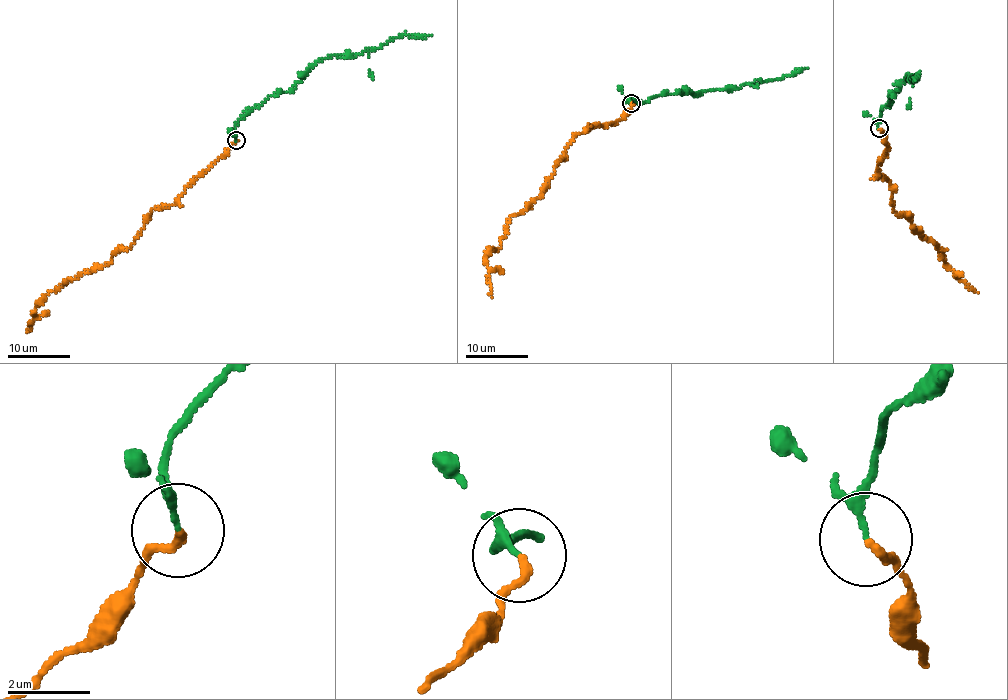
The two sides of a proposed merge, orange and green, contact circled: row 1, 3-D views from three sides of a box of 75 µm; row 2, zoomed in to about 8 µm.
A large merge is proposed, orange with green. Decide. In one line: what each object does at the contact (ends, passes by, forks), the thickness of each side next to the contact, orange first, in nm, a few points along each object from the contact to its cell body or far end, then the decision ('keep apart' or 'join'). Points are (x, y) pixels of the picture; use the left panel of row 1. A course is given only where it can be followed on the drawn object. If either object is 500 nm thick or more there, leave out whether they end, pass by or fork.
orange ends there; green passes by; 190 nm thick on the orange side, 110 nm on the other; orange runs (236, 140), (178, 201), (150, 213), (133, 243), (112, 255), (109, 262), (52, 290), (34, 311), (28, 330); green runs (236, 140), (234, 126), (242, 118), (269, 97), (289, 93), (318, 61), (355, 56), (405, 34), (431, 36); join

